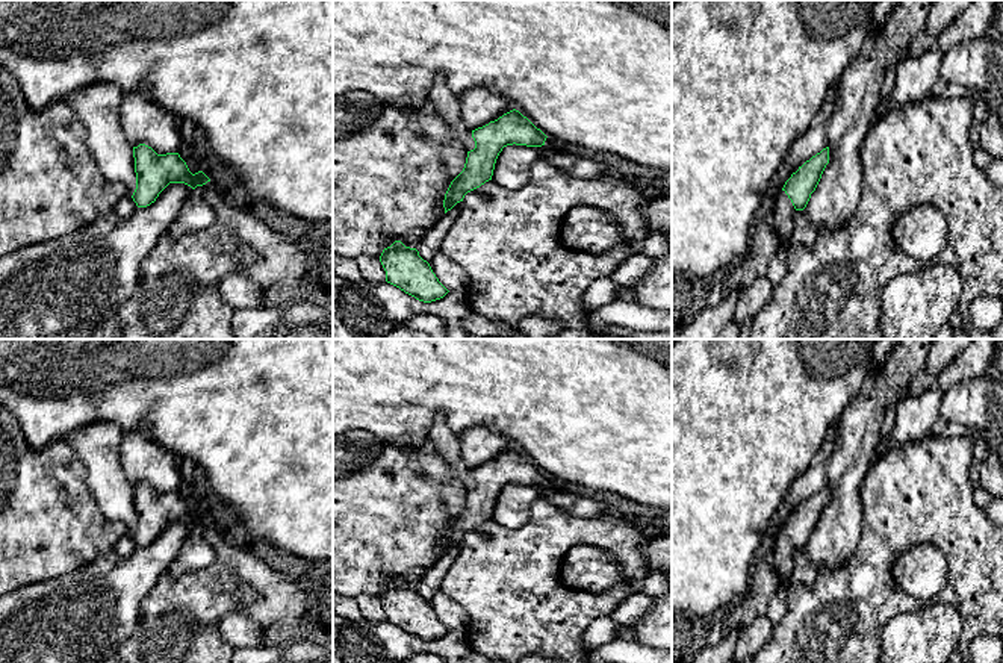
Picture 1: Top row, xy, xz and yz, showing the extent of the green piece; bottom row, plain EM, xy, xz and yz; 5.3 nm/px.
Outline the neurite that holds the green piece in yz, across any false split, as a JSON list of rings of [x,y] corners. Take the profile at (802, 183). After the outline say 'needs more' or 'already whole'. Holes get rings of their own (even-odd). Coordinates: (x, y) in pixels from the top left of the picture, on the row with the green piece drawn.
[[[829,147],[823,148],[799,167],[799,170],[785,182],[782,191],[776,194],[772,223],[781,245],[790,245],[790,238],[794,230],[794,213],[806,207],[828,163]]]; needs more

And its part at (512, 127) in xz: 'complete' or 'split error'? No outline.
complete

